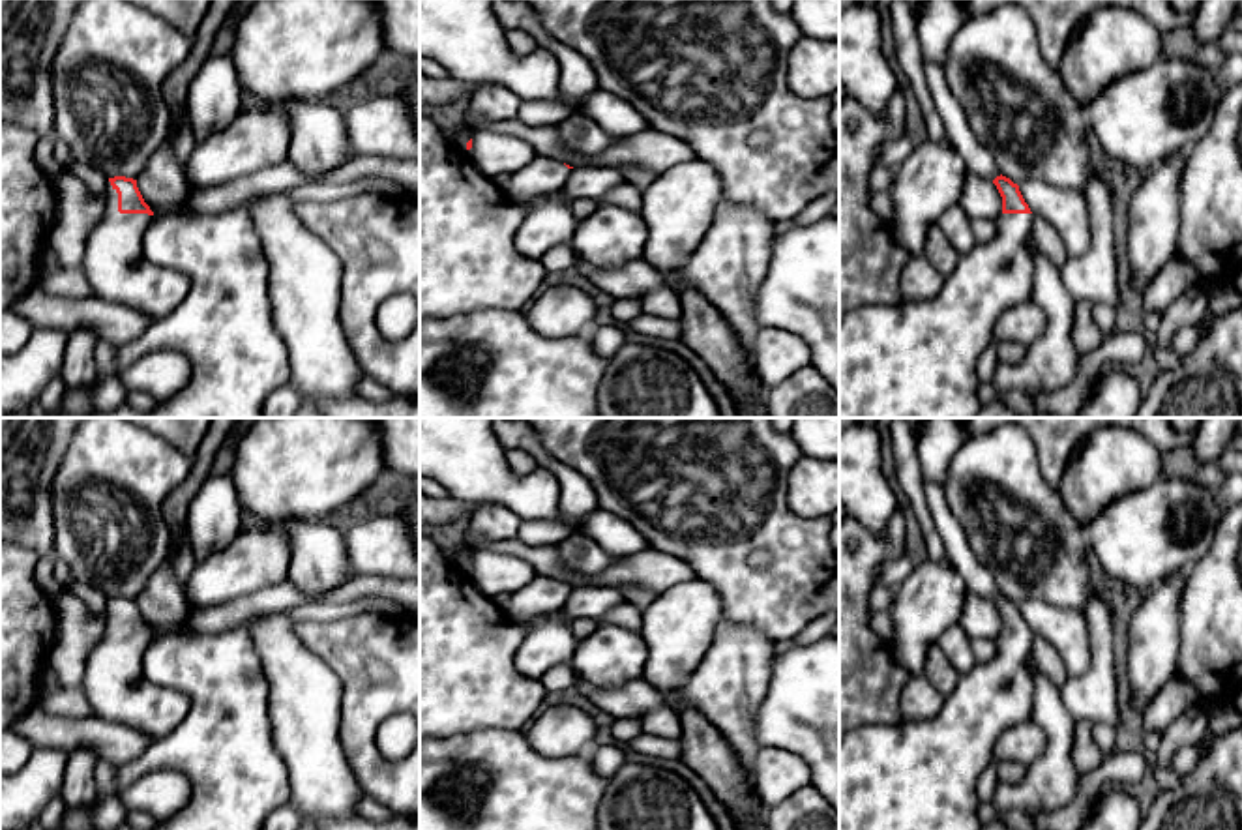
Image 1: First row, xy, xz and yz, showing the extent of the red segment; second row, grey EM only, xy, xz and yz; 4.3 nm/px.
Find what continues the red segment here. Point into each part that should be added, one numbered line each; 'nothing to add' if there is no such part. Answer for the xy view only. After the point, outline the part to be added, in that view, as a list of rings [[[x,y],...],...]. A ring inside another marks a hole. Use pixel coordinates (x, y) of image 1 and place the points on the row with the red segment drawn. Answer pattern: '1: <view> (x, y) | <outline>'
1: xy (115, 263) | [[[111,182],[105,191],[105,212],[88,236],[82,272],[97,298],[133,307],[150,320],[163,319],[184,302],[191,281],[144,257],[142,234],[154,215],[120,214]]]

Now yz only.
1: yz (918, 358) | [[[1000,214],[997,234],[959,257],[937,298],[864,305],[839,320],[839,418],[976,418],[976,363],[1004,309],[1032,300],[1034,214]]]

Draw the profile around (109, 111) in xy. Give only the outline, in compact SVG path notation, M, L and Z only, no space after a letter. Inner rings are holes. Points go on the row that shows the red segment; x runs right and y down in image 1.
M82 0L52 62L54 137L107 178L135 180L169 139L172 112L161 86L191 51L191 37L127 0Z

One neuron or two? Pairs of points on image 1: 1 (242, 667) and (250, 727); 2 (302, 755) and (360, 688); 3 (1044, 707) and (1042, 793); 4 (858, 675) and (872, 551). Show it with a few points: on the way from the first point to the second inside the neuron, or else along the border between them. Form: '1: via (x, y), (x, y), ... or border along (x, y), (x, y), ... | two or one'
1: via (242, 682), (242, 712) | one
2: border along (330, 669), (341, 688), (340, 746), (345, 755) | two
3: via (1055, 727), (1053, 772) | one
4: via (858, 645), (858, 581) | one

